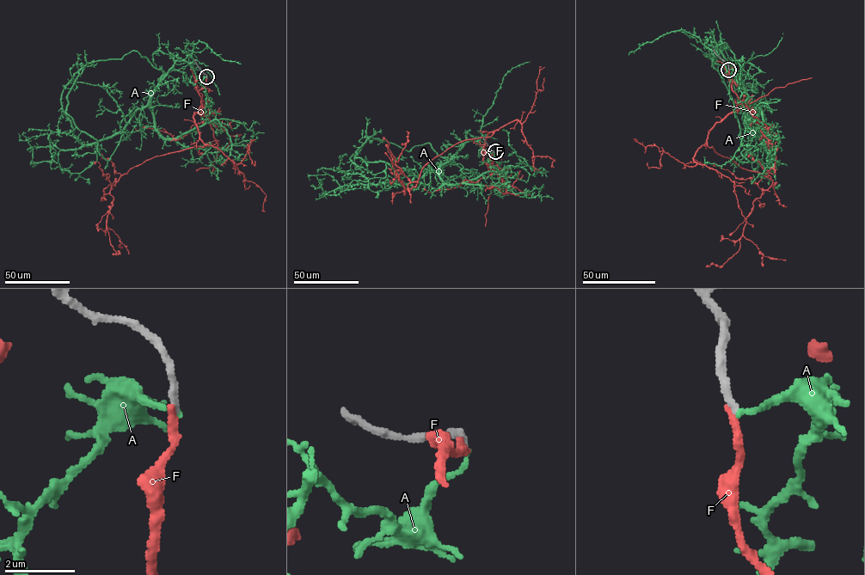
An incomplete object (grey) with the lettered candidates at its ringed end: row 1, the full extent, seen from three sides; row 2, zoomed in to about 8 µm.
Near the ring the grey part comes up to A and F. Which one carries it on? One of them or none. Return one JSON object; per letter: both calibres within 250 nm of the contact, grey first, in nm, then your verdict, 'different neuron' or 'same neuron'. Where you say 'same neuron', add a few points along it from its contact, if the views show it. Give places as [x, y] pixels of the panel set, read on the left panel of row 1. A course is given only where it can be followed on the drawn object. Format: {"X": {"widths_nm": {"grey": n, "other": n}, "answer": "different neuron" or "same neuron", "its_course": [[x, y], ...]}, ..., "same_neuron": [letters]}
{"A": {"widths_nm": {"grey": 200, "other": 130}, "answer": "different neuron"}, "F": {"widths_nm": {"grey": 220, "other": 190}, "answer": "same neuron", "its_course": [[206, 76], [198, 91], [201, 105], [193, 114], [205, 145], [147, 159], [112, 186], [107, 229], [118, 254]]}, "same_neuron": ["F"]}

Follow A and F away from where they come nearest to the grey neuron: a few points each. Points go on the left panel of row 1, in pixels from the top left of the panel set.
A: (207, 77), (199, 82), (176, 60), (109, 160), (97, 149), (80, 173), (86, 182)
F: (206, 76), (198, 91), (201, 105), (193, 114), (205, 145), (147, 159), (112, 186), (107, 229), (118, 254)

